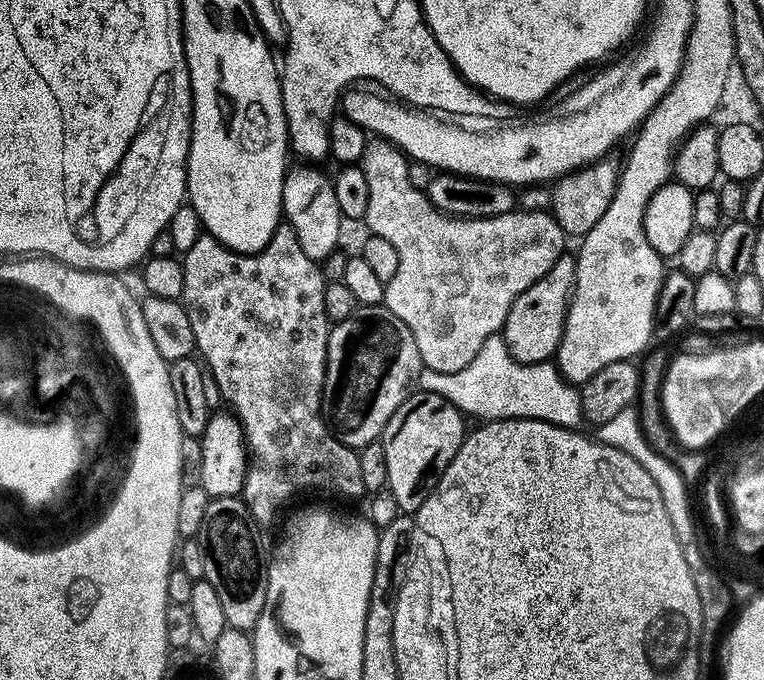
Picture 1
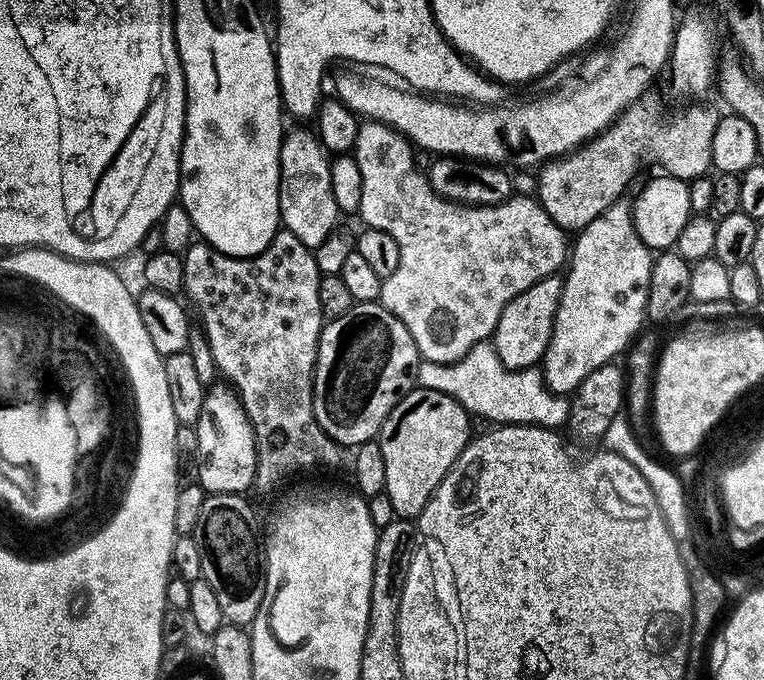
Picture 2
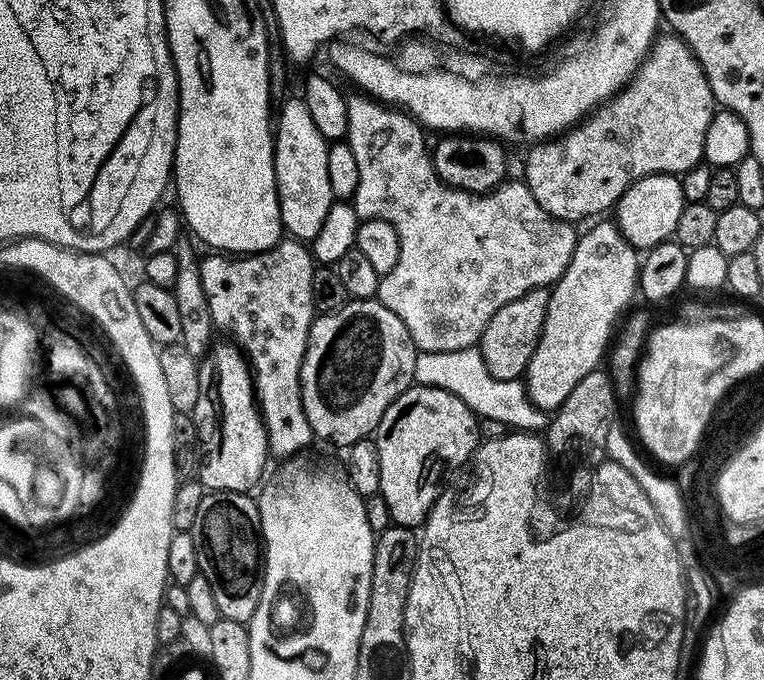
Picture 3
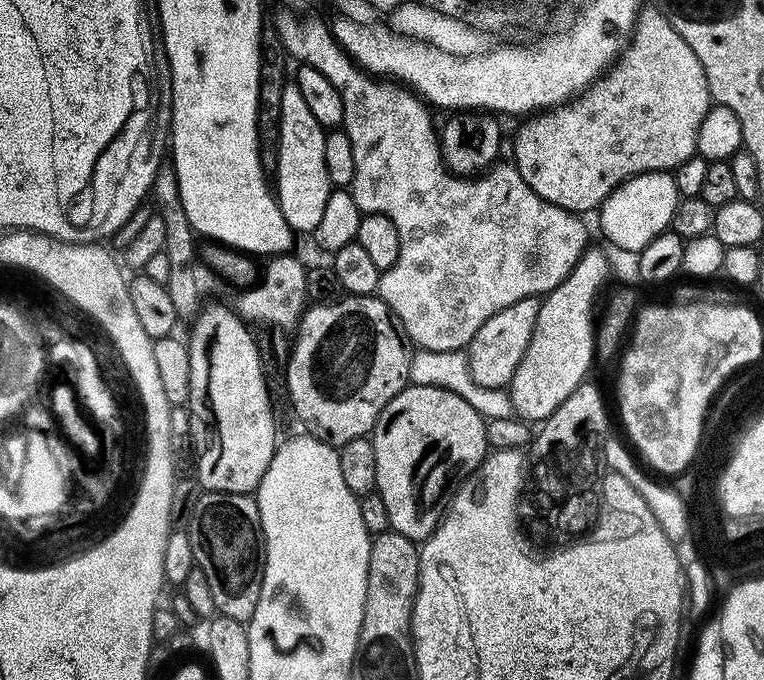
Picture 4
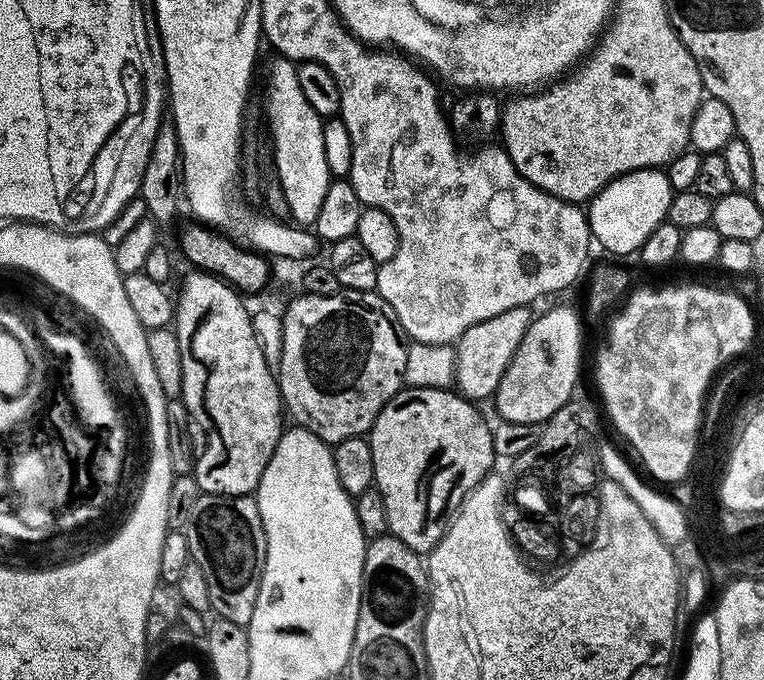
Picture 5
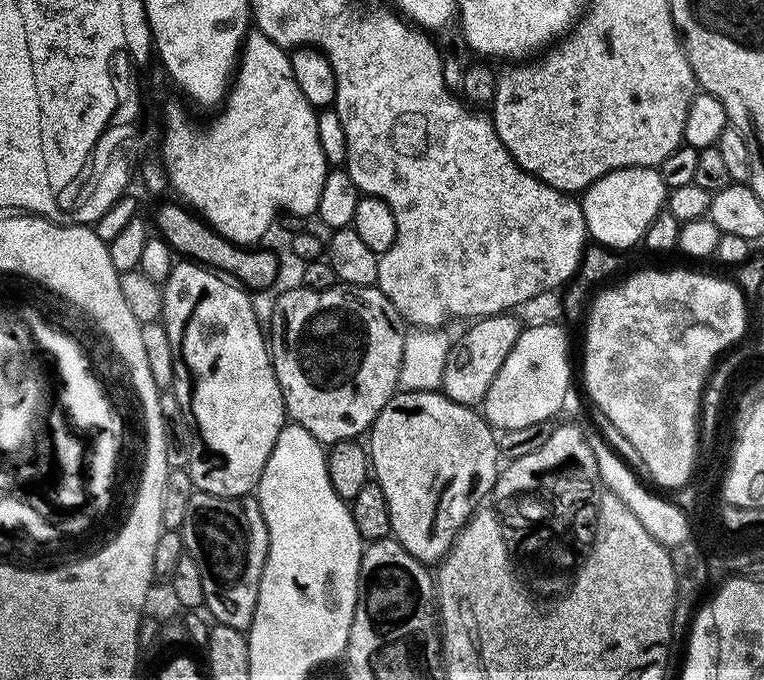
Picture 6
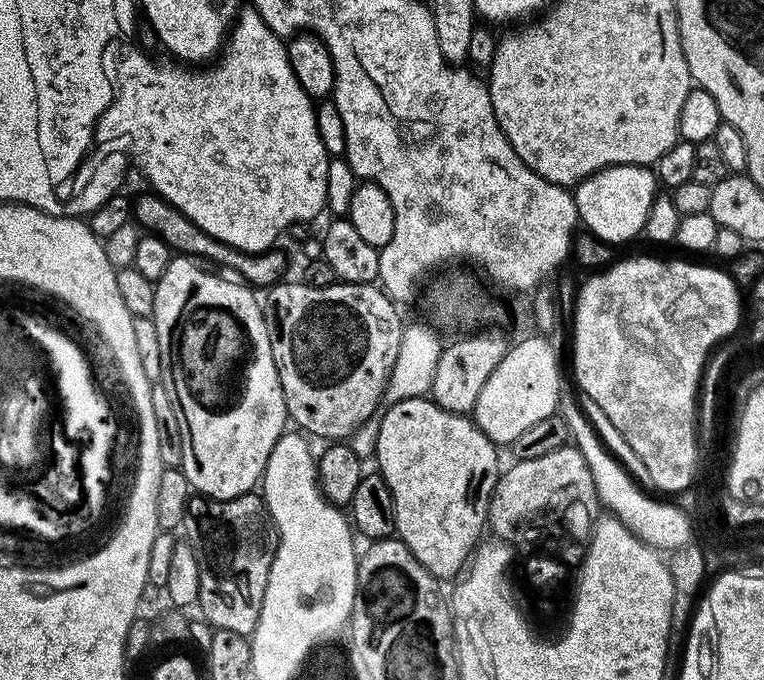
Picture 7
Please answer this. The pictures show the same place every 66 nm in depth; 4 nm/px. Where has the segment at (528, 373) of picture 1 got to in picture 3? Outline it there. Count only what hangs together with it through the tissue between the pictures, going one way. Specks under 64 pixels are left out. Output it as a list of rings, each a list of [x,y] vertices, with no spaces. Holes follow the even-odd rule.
[[[473,346],[449,352],[420,352],[414,362],[416,384],[425,384],[446,390],[476,413],[477,417],[493,419],[507,425],[509,429],[540,434],[549,424],[549,413],[534,406],[528,390],[520,380],[499,380],[490,374],[479,347]]]

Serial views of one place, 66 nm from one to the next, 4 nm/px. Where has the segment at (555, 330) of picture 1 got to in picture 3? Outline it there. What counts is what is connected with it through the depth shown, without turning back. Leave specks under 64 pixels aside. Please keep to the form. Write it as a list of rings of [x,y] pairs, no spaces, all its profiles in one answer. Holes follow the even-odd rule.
[[[535,288],[522,298],[514,298],[514,302],[506,302],[494,318],[486,326],[486,330],[480,336],[478,345],[482,358],[499,380],[520,380],[528,368],[530,358],[538,346],[538,338],[542,334],[542,326],[546,322],[546,310],[550,306],[551,291],[548,288]]]

